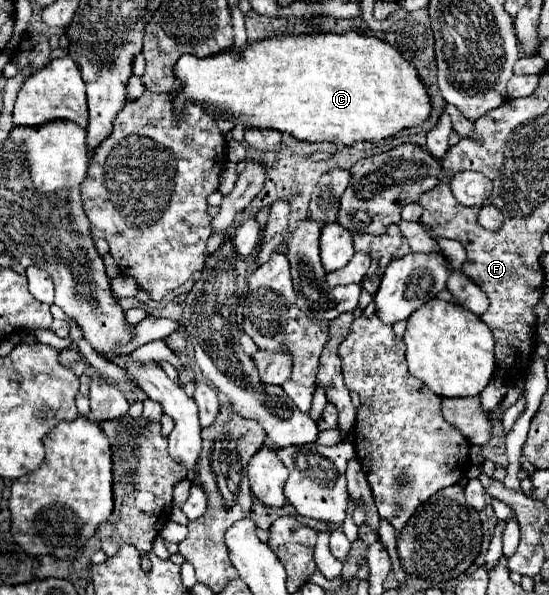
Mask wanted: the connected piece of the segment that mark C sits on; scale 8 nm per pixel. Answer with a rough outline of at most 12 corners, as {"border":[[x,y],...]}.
{"border":[[273,35],[183,55],[185,101],[245,127],[353,145],[431,99],[379,37]]}

